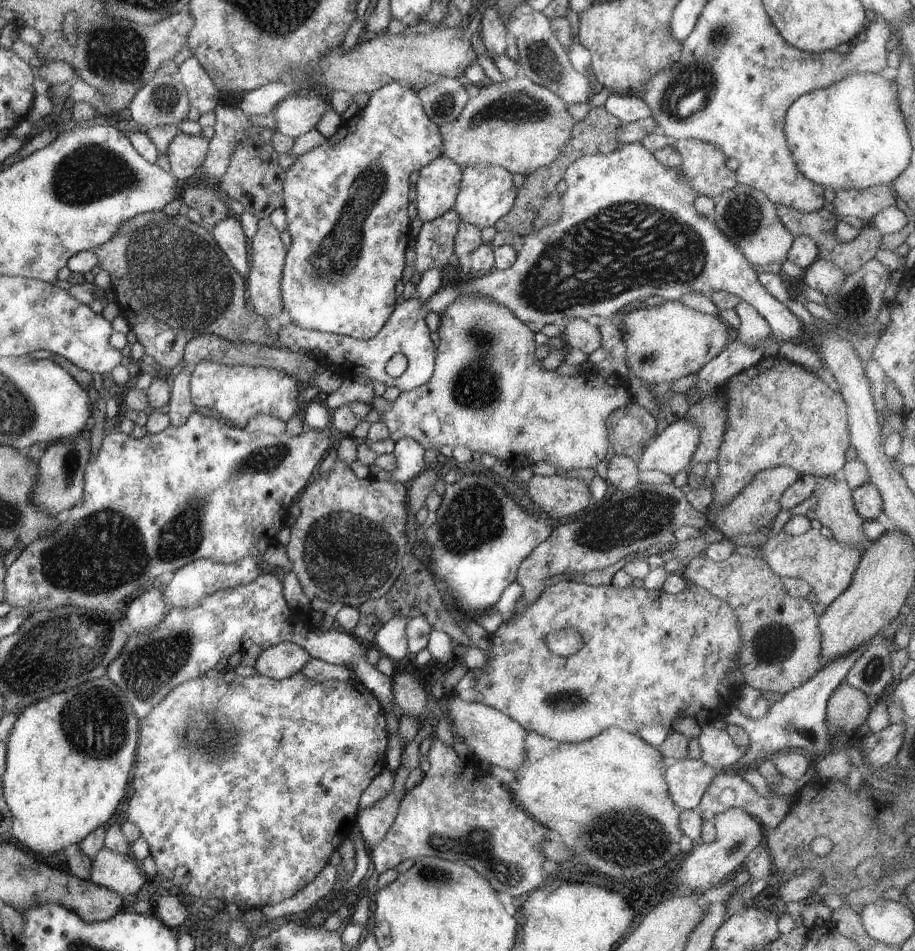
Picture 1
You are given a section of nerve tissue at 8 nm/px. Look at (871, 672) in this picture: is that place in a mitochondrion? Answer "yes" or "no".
yes

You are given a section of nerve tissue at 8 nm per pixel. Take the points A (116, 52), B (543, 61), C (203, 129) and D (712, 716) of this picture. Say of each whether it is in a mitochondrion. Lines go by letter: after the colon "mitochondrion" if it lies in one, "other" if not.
A: mitochondrion
B: mitochondrion
C: other
D: other

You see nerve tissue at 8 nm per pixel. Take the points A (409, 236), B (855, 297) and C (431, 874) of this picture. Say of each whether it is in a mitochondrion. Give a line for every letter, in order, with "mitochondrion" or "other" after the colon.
A: other
B: mitochondrion
C: mitochondrion

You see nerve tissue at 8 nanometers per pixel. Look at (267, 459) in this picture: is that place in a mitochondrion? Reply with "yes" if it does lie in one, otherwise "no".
yes

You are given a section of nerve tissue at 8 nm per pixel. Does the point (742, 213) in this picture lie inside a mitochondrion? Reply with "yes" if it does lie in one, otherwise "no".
yes

